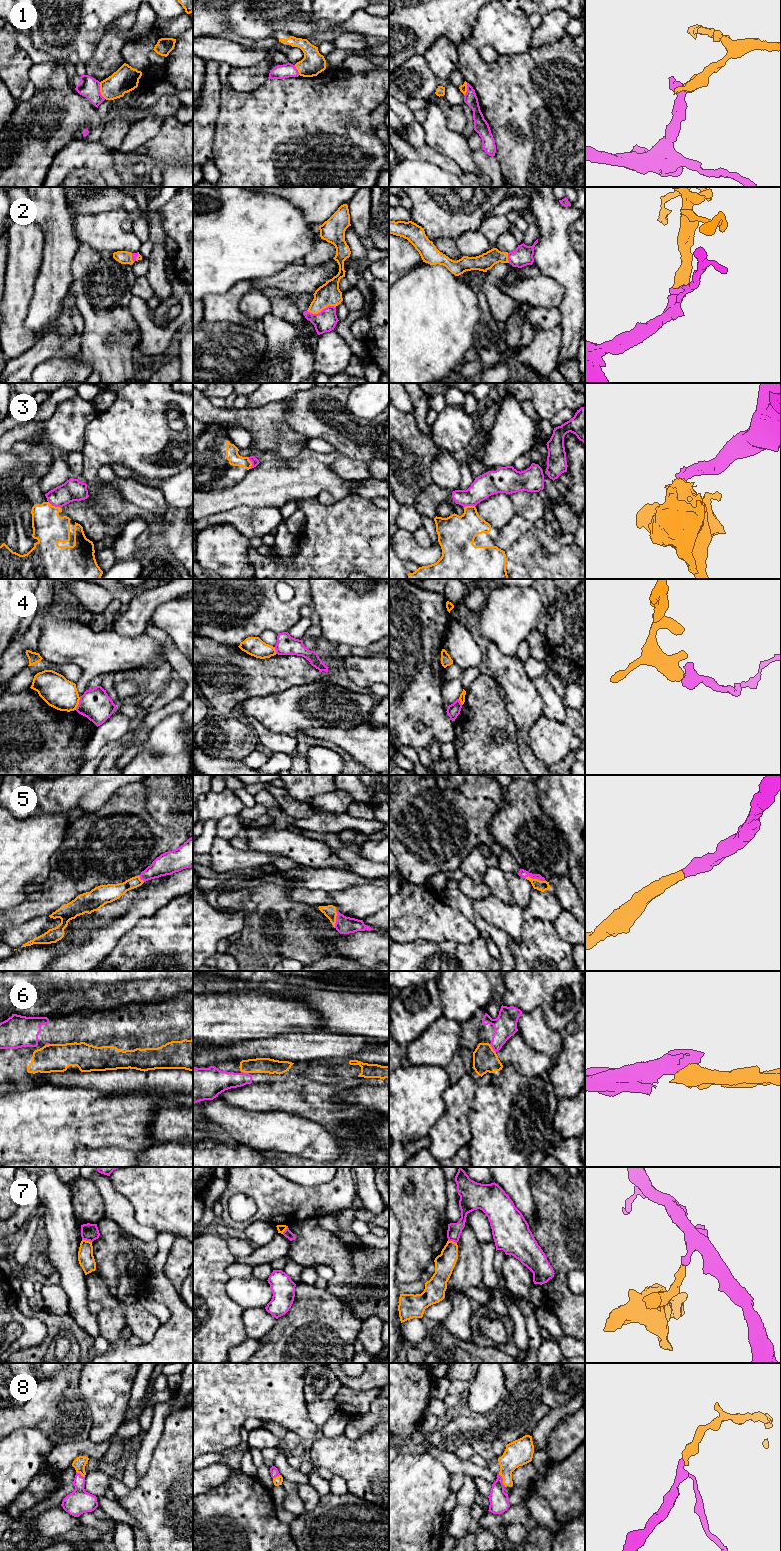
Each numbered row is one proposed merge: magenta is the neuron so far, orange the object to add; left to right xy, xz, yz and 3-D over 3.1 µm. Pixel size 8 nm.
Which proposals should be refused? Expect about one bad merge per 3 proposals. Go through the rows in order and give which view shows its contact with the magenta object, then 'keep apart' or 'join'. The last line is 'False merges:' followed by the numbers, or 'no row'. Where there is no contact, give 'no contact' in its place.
1: contact in xy; keep apart
2: contact in xz; join
3: contact in xy; keep apart
4: contact in xy; keep apart
5: contact in yz; join
6: contact in yz; join
7: contact in xy; keep apart
8: contact in yz; join
False merges: 1, 3, 4, 7

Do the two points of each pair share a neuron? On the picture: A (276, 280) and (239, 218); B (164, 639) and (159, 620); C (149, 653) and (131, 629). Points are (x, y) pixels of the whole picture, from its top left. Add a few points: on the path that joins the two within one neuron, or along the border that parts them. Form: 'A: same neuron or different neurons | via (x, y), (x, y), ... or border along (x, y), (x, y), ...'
A: different neurons | border along (291, 263), (270, 276), (250, 280)
B: different neurons | border along (150, 618), (157, 627), (169, 636), (177, 648)
C: different neurons | border along (114, 630), (125, 637), (136, 637), (144, 633)

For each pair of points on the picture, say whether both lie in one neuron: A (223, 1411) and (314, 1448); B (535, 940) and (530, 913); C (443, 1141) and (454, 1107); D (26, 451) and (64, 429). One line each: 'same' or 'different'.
A: different
B: different
C: same
D: different

